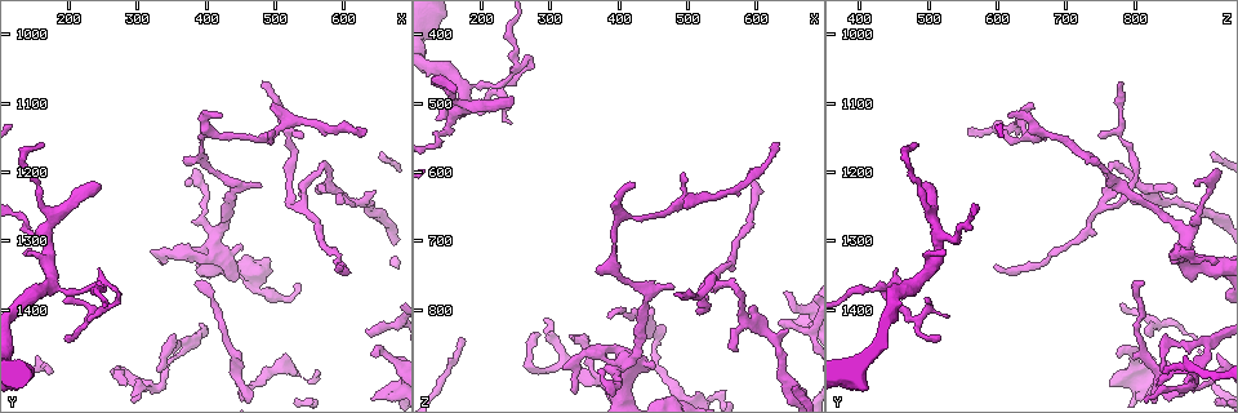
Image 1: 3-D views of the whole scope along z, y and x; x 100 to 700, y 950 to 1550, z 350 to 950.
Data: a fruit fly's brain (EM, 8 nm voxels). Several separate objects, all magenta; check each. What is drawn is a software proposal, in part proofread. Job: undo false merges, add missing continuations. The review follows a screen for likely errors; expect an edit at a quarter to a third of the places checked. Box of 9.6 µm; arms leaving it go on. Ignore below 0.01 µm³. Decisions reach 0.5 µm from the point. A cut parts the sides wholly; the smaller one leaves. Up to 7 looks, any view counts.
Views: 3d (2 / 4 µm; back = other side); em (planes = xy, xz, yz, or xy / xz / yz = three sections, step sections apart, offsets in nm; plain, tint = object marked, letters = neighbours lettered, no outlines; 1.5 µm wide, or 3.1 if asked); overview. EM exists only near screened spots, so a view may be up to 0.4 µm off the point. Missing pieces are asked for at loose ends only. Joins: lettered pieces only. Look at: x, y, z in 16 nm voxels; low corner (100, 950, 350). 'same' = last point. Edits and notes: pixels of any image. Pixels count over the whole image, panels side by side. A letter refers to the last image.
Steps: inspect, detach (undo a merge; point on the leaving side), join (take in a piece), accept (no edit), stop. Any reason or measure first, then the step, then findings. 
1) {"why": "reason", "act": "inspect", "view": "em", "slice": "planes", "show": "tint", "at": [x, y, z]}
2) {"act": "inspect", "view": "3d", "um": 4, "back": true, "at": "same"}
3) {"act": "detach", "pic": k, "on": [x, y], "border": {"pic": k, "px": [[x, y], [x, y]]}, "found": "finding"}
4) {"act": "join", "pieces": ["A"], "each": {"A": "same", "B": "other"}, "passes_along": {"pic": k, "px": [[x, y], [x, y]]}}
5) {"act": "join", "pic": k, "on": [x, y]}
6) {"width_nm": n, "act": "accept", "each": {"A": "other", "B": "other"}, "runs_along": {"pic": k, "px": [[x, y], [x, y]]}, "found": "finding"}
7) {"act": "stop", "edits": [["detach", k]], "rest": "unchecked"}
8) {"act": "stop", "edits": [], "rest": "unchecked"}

{"why": "abrupt turn", "act": "inspect", "view": "3d", "um": 2, "at": [570, 1190, 770]}

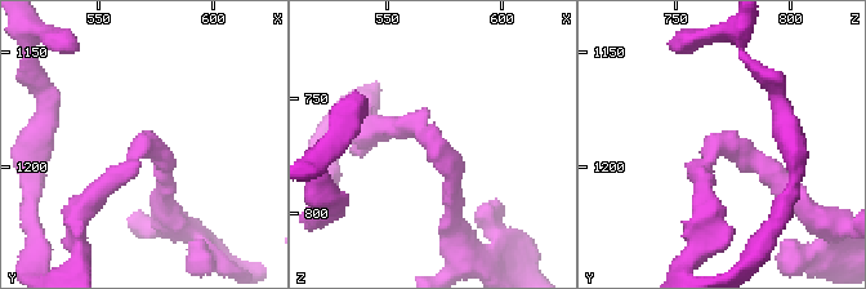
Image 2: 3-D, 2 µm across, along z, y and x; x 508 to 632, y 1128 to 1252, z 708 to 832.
{"arm_widths_nm": [190, 220], "why": "need the tissue", "act": "inspect", "view": "em", "slice": "planes", "show": "letters", "at": [569, 1192, 769]}

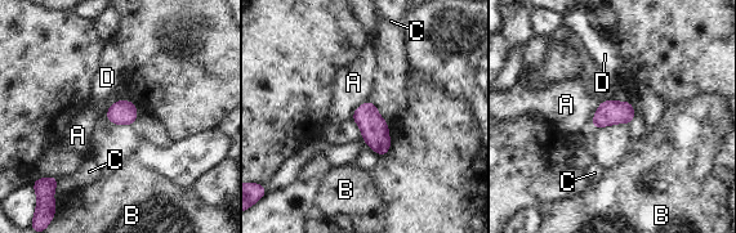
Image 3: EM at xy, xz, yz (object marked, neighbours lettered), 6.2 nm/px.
{"act": "accept", "each": {"A": "other", "B": "other", "C": "other", "D": "other"}, "border": {"pic": 3, "px": [[601, 102], [590, 126]]}, "found": "all the same neuron"}

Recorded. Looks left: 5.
{"why": "a fork", "act": "inspect", "view": "em", "slice": "planes", "show": "letters", "at": [440, 1220, 780]}

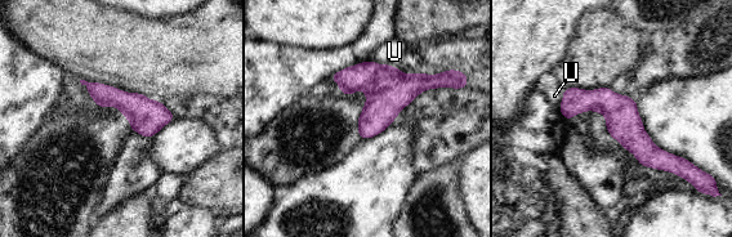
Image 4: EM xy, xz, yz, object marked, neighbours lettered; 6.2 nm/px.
{"width_nm": 180, "longest_contact_nm": ["U", 200], "act": "accept", "each": {"U": "other"}, "found": "continuous, no second neuron"}

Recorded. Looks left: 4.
{"why": "tapers out", "act": "inspect", "view": "em", "slice": "xz", "step": 8, "show": "letters", "at": [605, 1335, 600]}

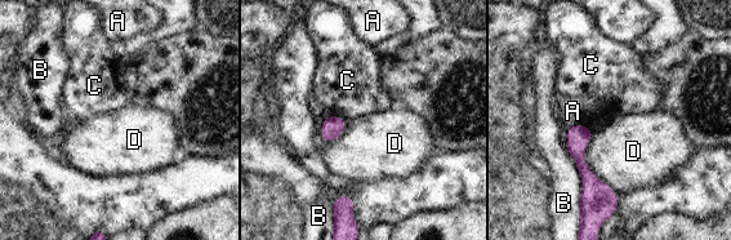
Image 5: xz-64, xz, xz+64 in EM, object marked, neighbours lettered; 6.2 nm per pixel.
{"longest_contact_nm": ["D", 420], "act": "accept", "each": {"A": "other", "B": "other", "C": "other", "D": "other"}, "found": "none of them fits"}

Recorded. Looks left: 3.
{"act": "stop", "edits": [], "rest": "unchecked"}

